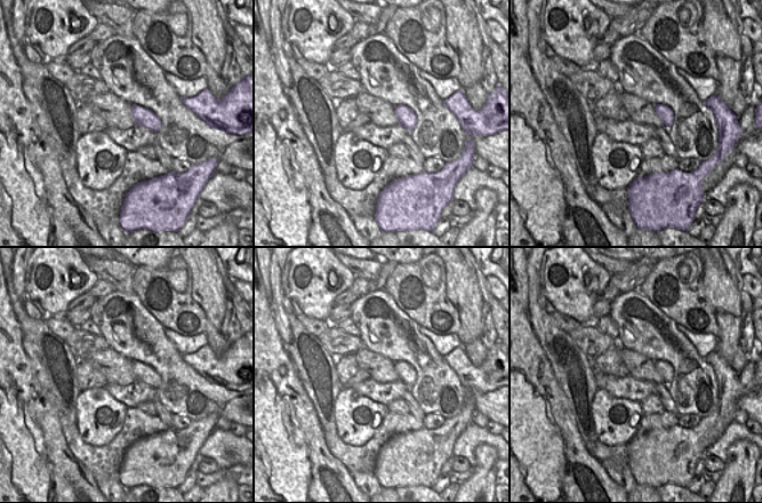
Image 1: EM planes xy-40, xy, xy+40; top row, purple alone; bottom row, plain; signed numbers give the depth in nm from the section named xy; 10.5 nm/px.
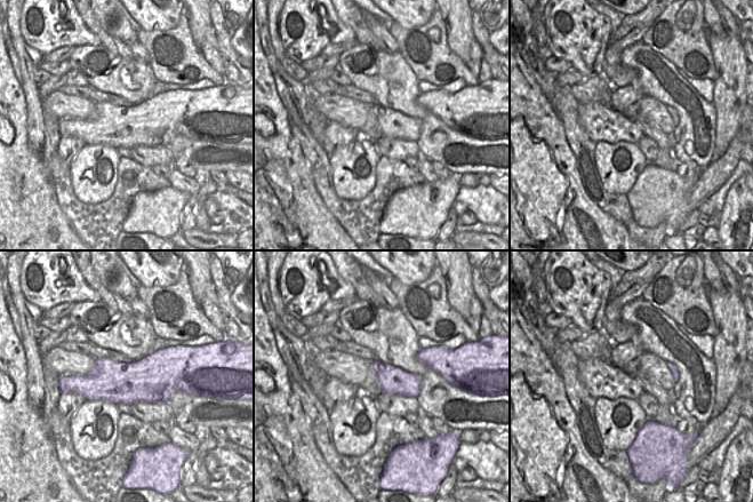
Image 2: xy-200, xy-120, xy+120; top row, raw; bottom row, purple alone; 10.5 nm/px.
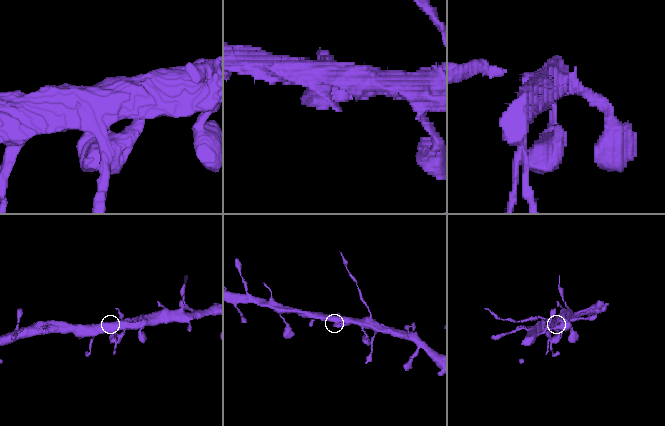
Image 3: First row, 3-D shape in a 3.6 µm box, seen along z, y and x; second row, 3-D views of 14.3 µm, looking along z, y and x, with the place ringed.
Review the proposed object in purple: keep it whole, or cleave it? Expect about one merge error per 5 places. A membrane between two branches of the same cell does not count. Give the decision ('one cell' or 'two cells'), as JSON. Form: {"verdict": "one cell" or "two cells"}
{"verdict": "one cell"}

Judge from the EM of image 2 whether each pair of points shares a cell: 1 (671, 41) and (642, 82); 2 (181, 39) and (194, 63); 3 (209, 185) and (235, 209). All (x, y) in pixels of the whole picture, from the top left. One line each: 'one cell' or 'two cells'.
1: two cells
2: one cell
3: two cells

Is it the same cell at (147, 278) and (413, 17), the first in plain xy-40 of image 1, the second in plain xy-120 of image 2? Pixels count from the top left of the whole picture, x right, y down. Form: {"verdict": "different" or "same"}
{"verdict": "different"}

